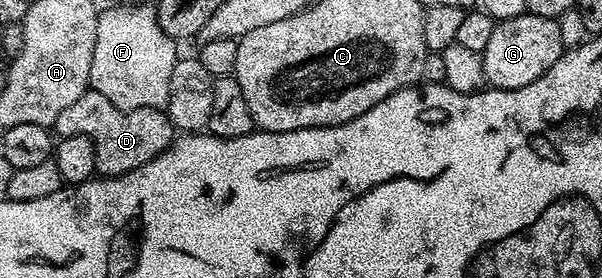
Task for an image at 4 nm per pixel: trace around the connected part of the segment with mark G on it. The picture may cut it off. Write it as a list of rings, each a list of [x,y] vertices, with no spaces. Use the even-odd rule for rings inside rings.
[[[517,16],[495,23],[492,39],[482,51],[486,83],[492,88],[519,88],[536,82],[563,54],[558,21],[539,16]]]

